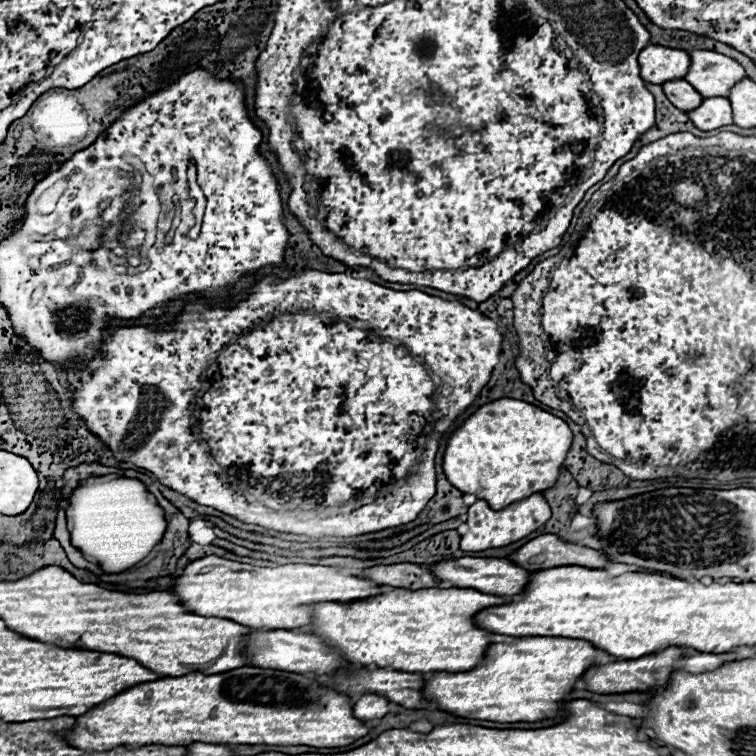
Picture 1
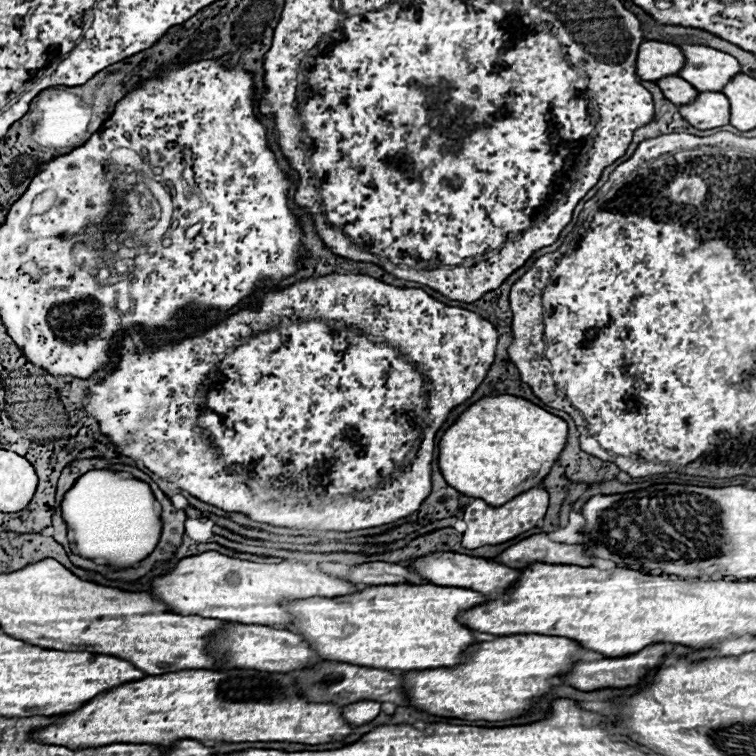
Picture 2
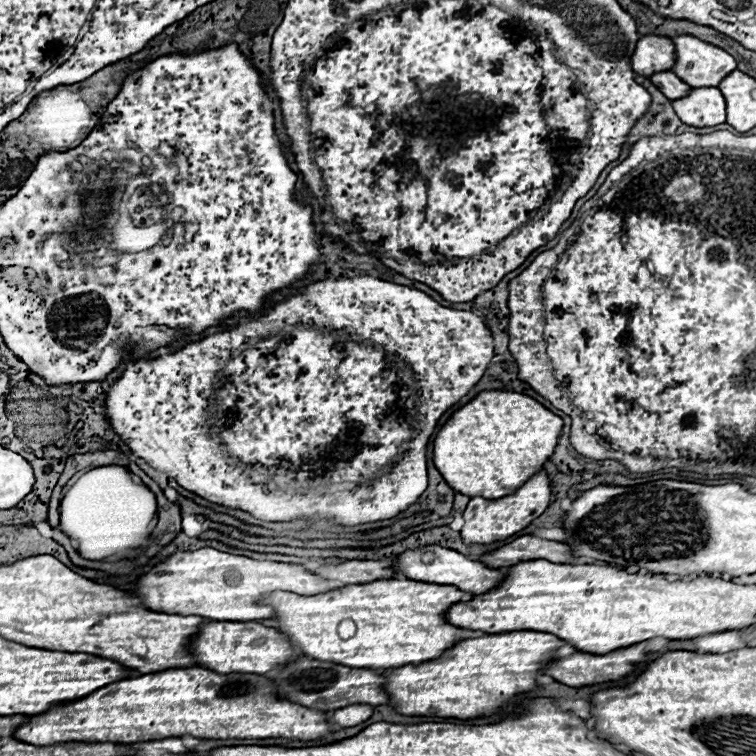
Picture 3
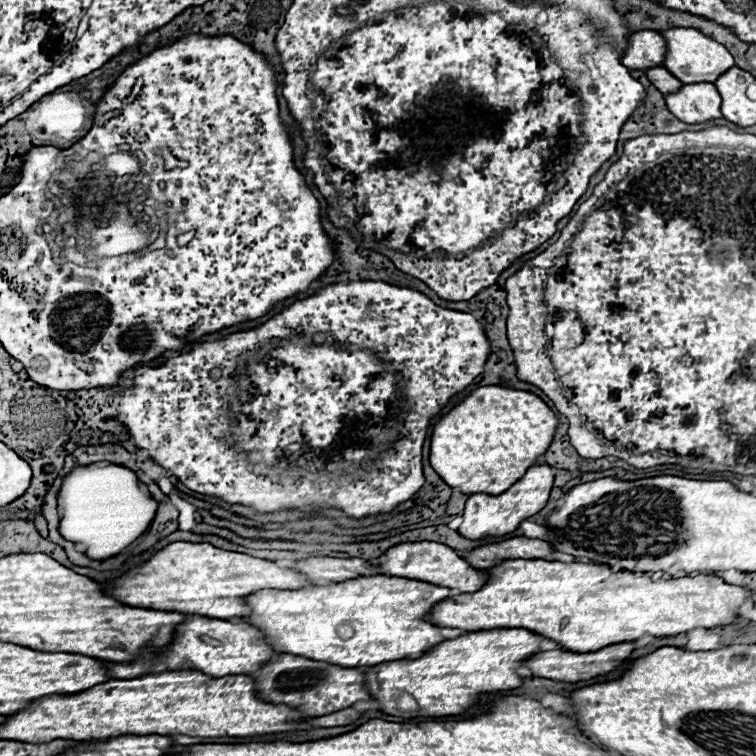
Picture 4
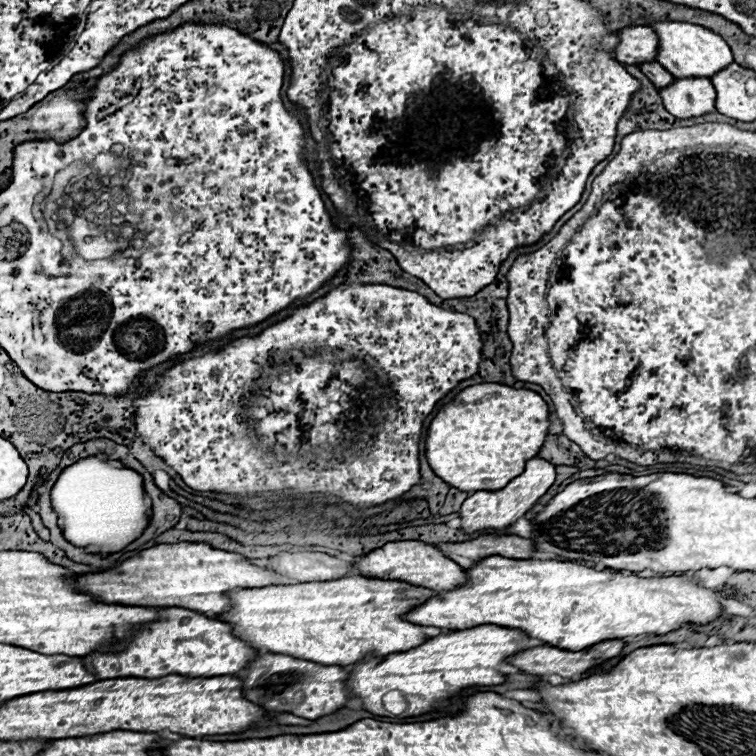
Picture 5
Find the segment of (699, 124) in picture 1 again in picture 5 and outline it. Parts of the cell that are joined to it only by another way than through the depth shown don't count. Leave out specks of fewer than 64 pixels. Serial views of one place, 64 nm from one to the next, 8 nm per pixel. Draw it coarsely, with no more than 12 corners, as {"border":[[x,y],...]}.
{"border":[[674,78],[660,96],[676,118],[716,108],[706,78]]}

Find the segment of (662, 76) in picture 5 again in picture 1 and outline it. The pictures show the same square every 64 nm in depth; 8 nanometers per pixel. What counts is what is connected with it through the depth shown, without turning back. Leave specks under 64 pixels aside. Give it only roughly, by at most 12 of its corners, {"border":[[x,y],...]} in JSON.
{"border":[[686,80],[664,82],[666,98],[684,112],[702,96]]}

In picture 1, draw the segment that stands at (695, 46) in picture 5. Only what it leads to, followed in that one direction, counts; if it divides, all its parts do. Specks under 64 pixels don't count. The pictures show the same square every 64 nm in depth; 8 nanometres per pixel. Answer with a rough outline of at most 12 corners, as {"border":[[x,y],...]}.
{"border":[[690,50],[684,76],[702,96],[728,96],[744,68],[712,50]]}

